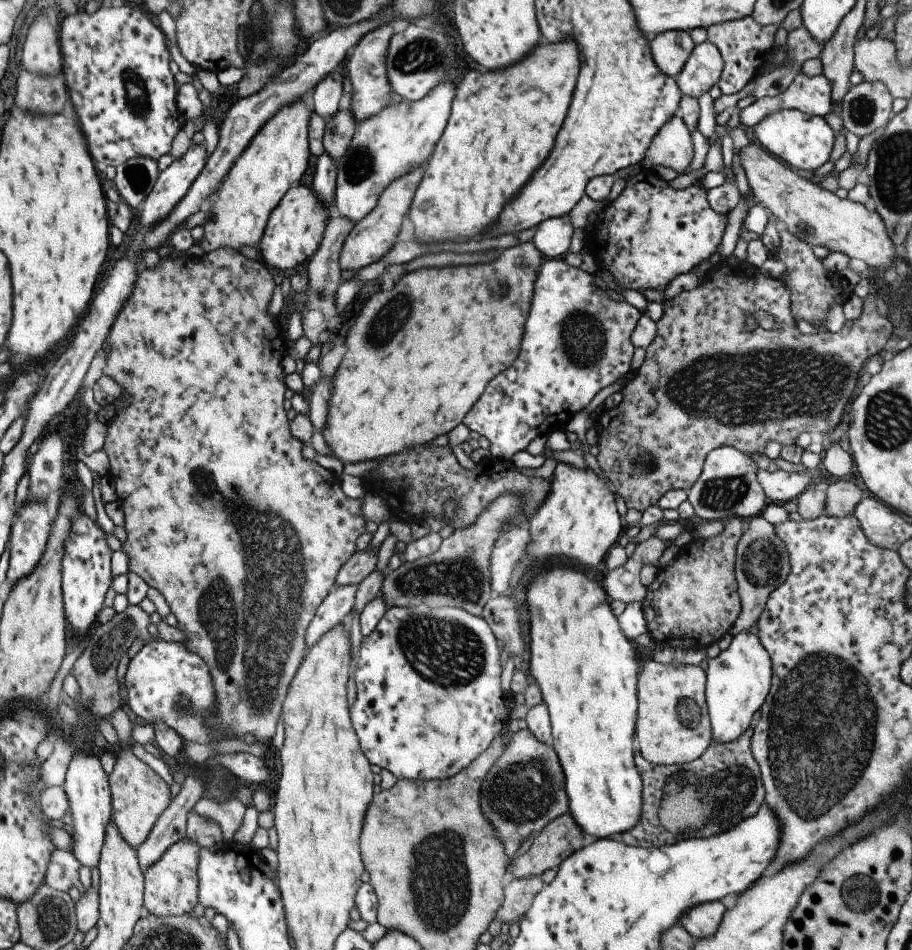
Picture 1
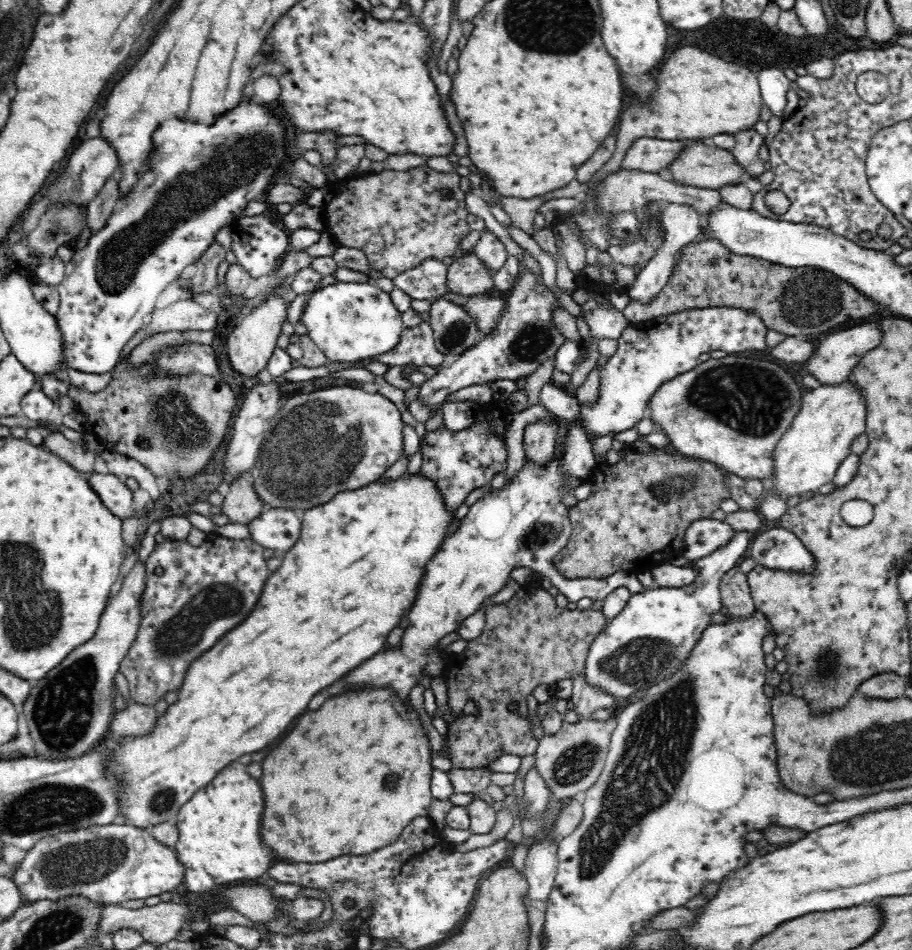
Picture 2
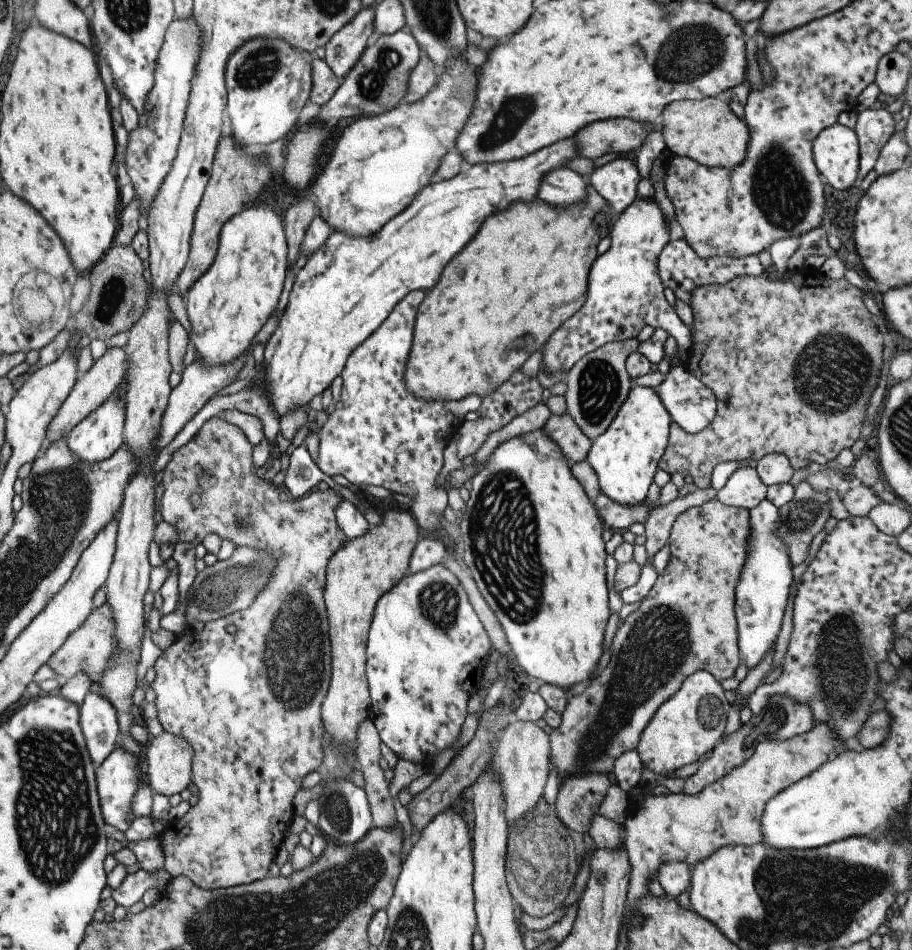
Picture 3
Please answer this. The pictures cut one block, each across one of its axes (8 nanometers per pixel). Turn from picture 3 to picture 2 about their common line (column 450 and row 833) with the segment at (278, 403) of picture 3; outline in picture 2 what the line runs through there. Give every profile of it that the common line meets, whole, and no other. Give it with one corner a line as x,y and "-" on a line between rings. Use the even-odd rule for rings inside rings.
240,762
228,764
228,768
180,808
180,814
174,820
180,830
176,856
186,870
184,884
192,896
236,882
250,882
266,874
272,854
260,840
262,810
264,798
260,782
252,778

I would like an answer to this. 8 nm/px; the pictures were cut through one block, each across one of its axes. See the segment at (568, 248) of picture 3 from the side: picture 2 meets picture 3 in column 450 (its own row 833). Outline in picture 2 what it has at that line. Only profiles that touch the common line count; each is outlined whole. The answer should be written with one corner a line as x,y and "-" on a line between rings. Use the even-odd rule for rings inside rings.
364,690
364,692
350,692
338,698
330,698
326,700
320,710
314,712
306,712
304,716
300,716
300,720
296,722
294,730
266,756
266,760
262,762
262,792
264,792
264,814
262,814
262,842
266,846
272,848
274,856
278,860
294,860
294,862
326,862
326,860
336,860
340,856
368,856
372,852
378,852
380,848
386,848
388,844
392,844
394,840
400,838
400,834
404,832
404,828
416,820
416,818
426,818
432,806
432,746
428,740
428,734
422,726
422,722
418,720
418,714
414,714
414,710
406,710
400,704
400,698
394,696
392,690

